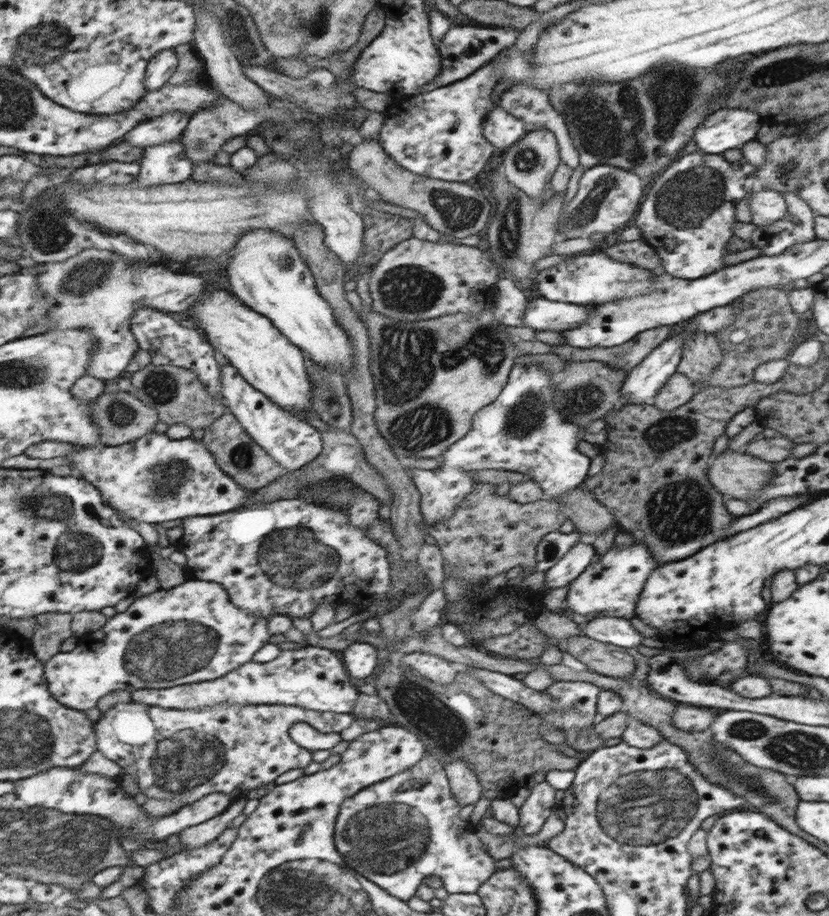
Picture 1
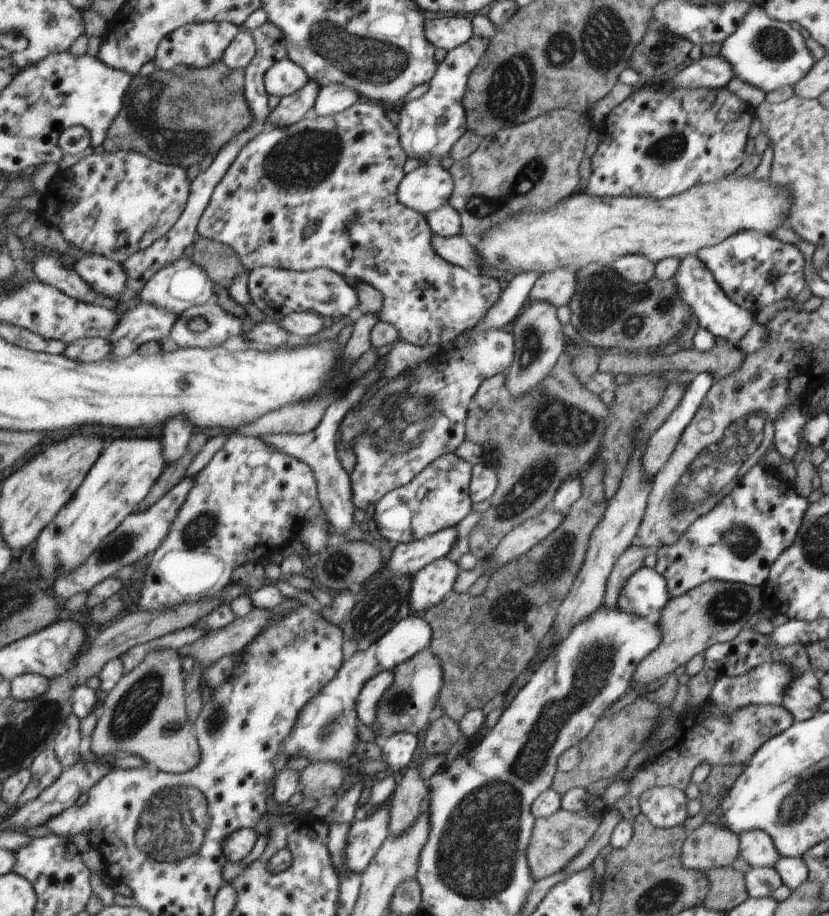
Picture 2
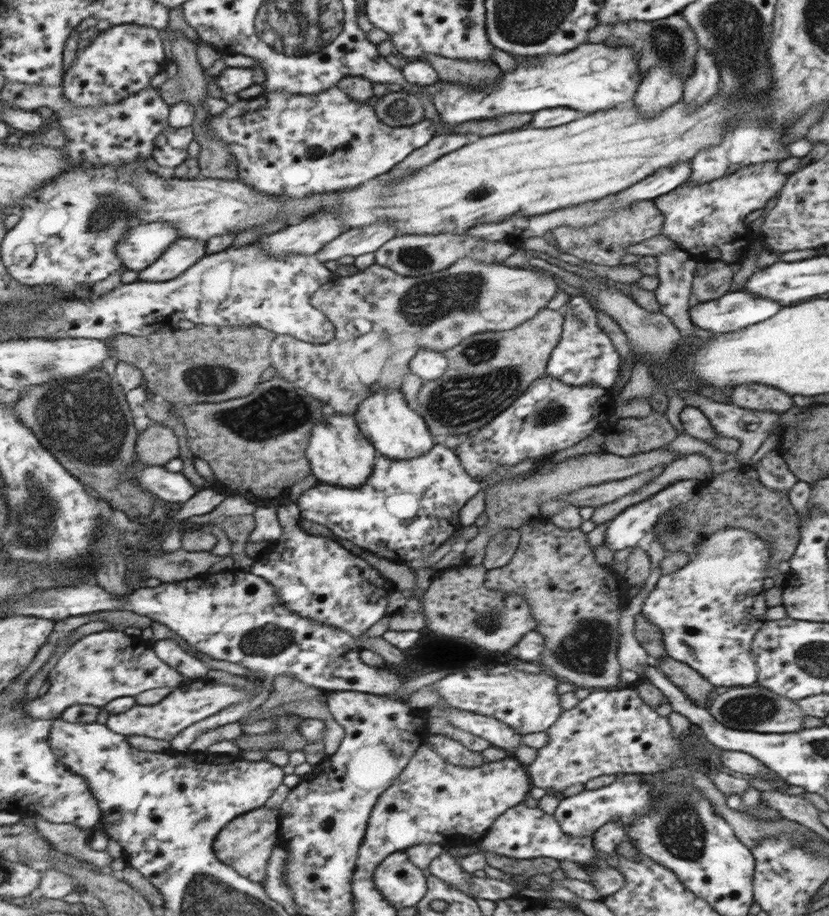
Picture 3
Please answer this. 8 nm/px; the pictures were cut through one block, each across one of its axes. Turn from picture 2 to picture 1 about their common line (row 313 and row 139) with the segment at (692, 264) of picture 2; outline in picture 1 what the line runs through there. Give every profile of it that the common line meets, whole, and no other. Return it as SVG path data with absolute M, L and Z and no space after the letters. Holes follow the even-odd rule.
M739 108L718 109L696 128L693 142L701 152L719 154L762 136L761 131L760 117L756 113Z

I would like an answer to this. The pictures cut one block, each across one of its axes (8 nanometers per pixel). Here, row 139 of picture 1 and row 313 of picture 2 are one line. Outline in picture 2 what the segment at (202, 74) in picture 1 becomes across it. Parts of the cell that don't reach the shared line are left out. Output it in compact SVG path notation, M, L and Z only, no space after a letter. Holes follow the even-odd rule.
M216 300L204 305L197 305L179 314L170 334L172 340L181 348L217 348L228 339L240 334L243 320L223 310Z

